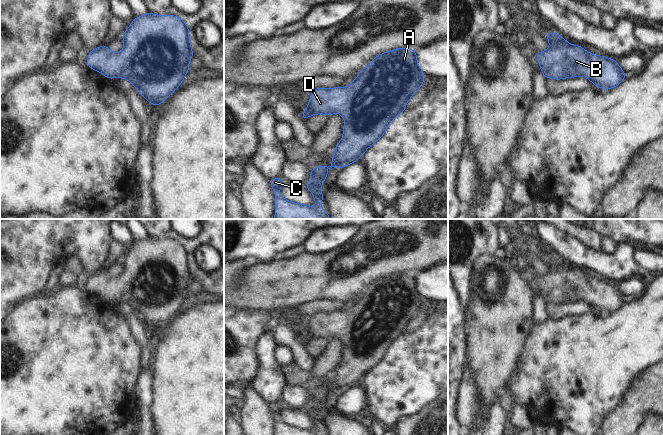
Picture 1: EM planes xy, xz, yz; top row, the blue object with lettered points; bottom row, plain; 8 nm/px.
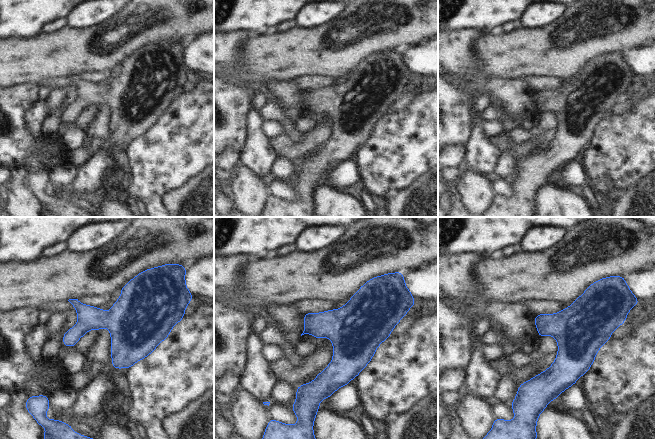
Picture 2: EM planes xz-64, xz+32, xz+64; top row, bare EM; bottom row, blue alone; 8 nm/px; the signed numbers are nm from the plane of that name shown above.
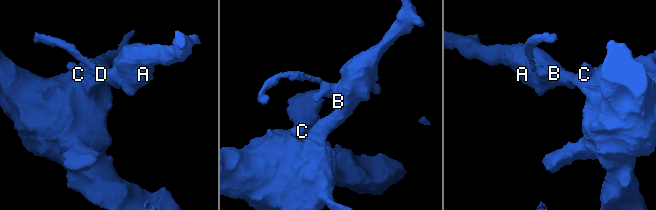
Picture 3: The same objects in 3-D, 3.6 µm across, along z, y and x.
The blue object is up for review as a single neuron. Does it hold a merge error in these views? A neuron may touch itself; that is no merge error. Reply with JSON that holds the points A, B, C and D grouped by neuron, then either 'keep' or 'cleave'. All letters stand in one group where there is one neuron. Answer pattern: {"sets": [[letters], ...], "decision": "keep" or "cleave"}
{"sets": [["A", "B", "C", "D"]], "decision": "keep"}

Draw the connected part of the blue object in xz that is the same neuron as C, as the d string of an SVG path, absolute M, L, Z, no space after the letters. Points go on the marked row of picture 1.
M404 47L377 55L363 70L358 72L356 79L346 88L338 86L331 89L314 89L311 92L307 109L301 113L302 118L306 121L314 114L331 116L334 113L340 113L345 120L343 137L334 150L335 156L330 160L332 165L325 167L323 164L310 170L311 178L306 188L314 193L312 197L319 204L318 207L286 200L279 194L284 183L282 178L269 179L276 197L274 219L330 219L321 206L325 195L320 192L320 189L325 186L327 170L333 166L343 168L358 161L358 158L383 136L391 121L405 111L408 100L418 91L424 81L424 73L417 63L415 50Z

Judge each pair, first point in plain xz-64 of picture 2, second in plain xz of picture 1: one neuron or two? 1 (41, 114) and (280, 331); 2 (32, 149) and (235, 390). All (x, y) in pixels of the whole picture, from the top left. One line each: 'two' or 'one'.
1: two
2: two

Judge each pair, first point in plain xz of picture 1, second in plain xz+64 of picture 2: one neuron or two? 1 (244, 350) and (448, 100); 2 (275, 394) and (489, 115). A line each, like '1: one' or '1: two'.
1: one
2: two

